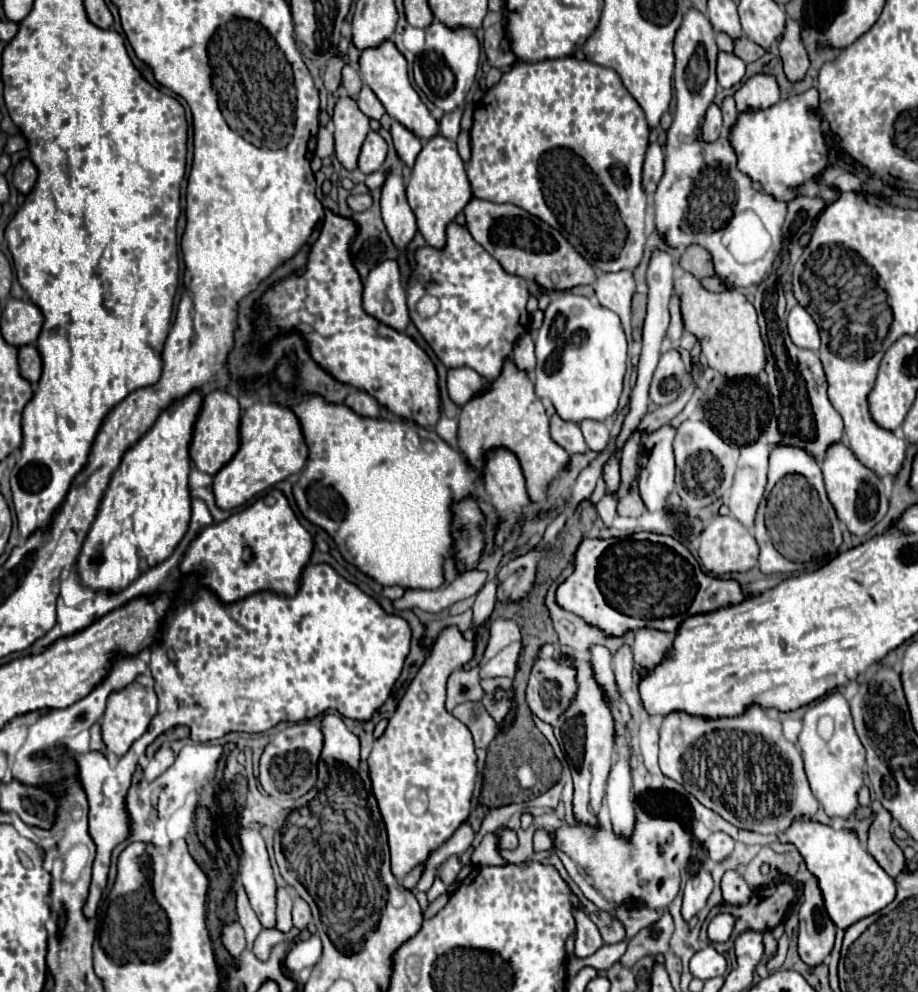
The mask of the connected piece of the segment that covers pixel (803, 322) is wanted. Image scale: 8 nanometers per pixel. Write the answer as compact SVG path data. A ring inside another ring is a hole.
M796 305L788 313L788 333L790 333L790 339L798 347L810 349L810 351L818 351L820 349L818 325L808 315L808 311L804 311L804 307L800 307L800 305Z

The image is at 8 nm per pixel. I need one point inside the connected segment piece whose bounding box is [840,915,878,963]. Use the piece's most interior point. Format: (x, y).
(854, 931)

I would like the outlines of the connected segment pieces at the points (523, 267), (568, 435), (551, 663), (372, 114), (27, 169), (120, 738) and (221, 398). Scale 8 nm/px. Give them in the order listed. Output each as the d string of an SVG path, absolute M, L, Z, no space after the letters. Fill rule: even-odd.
M472 199L466 209L466 225L476 243L480 243L508 273L520 275L524 279L534 279L544 289L566 291L576 285L592 285L594 271L592 267L574 251L574 247L544 221L536 219L528 211L504 203L492 203L482 199Z
M558 415L550 417L550 435L560 447L564 447L570 455L586 453L588 445L584 441L584 435L576 423L564 421Z
M566 655L550 657L550 659L536 659L530 673L528 689L526 689L526 701L536 717L540 717L544 723L554 725L558 717L570 707L572 699L576 699L576 691L578 691L576 667L572 659L568 659Z
M362 87L362 91L360 91L360 95L358 95L358 107L360 107L360 111L366 115L366 117L370 117L370 119L380 119L382 115L384 115L384 107L382 107L382 103L378 101L378 97L372 93L372 89L370 87Z
M24 159L14 169L14 187L22 195L28 195L34 189L34 185L36 185L36 177L38 177L38 173L36 173L34 163L30 159Z
M140 675L134 683L130 683L124 691L112 693L108 699L106 713L102 717L102 741L108 753L122 757L136 739L144 735L152 717L156 715L156 693L154 693L154 679L148 675Z
M212 391L204 397L202 411L194 425L194 437L190 443L190 459L196 467L208 475L216 475L240 449L240 417L242 409L236 397L226 391Z

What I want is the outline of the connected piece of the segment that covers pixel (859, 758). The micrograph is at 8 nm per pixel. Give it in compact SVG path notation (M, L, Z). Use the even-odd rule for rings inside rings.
M838 691L826 695L824 699L820 699L818 703L808 707L808 711L804 713L802 725L804 727L802 727L802 733L798 737L798 745L800 745L800 751L802 751L802 757L804 757L804 767L806 767L806 775L808 775L812 793L816 795L816 799L822 803L824 811L830 817L848 819L854 813L854 809L858 807L856 793L862 787L864 761L866 761L864 747L862 747L858 735L854 731L854 725L852 725L848 701ZM822 715L830 715L836 721L836 733L834 733L836 735L836 755L830 751L830 745L826 741L822 741L816 733L816 723Z

